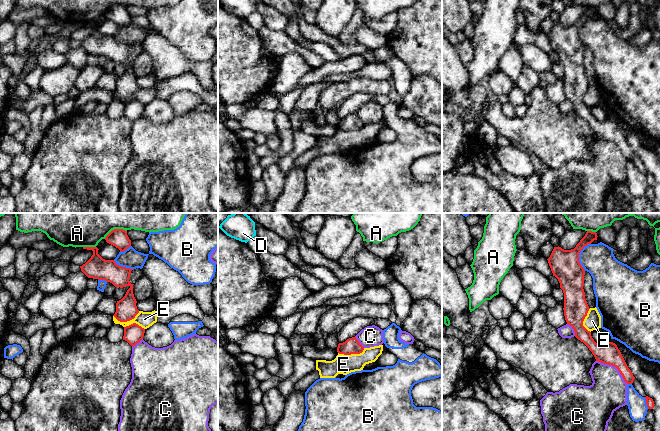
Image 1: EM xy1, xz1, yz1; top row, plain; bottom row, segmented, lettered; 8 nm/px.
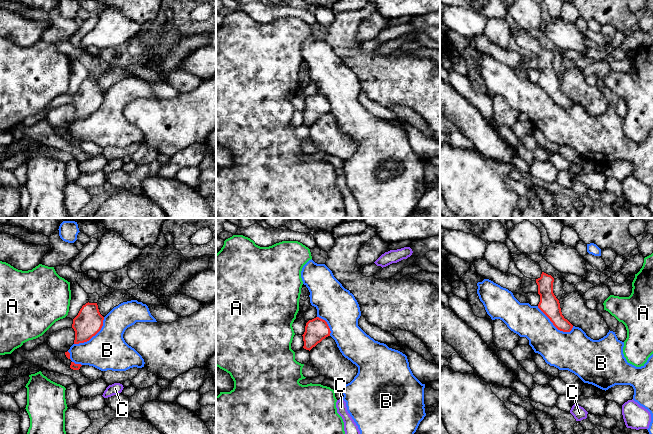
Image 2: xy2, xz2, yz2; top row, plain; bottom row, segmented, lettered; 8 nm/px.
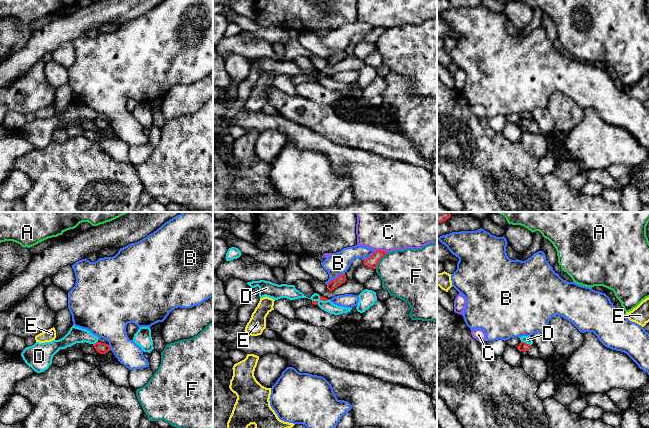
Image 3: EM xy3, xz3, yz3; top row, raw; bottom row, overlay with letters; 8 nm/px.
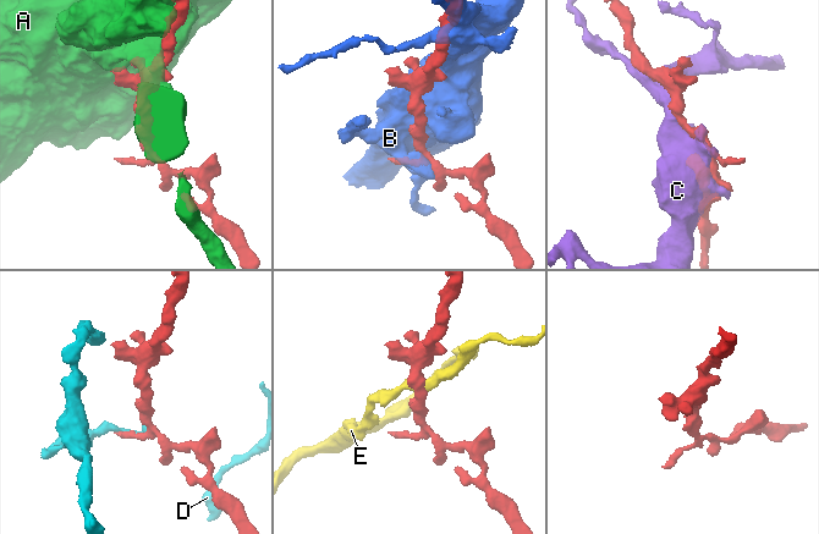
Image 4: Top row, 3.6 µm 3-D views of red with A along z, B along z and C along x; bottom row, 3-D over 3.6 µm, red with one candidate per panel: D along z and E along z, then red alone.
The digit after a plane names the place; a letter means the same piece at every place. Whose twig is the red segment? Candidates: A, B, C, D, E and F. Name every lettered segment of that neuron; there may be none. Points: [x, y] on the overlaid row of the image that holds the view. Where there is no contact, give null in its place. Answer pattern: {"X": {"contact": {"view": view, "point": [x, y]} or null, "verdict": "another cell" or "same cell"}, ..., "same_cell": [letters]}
{"A": {"contact": {"view": "xy1", "point": [115, 229]}, "verdict": "another cell"}, "B": {"contact": {"view": "yz2", "point": [554, 325]}, "verdict": "another cell"}, "C": {"contact": {"view": "yz1", "point": [614, 366]}, "verdict": "another cell"}, "D": {"contact": {"view": "yz3", "point": [526, 343]}, "verdict": "another cell"}, "E": {"contact": {"view": "xy1", "point": [126, 321]}, "verdict": "another cell"}, "F": {"contact": {"view": "xz3", "point": [379, 260]}, "verdict": "another cell"}, "same_cell": []}

